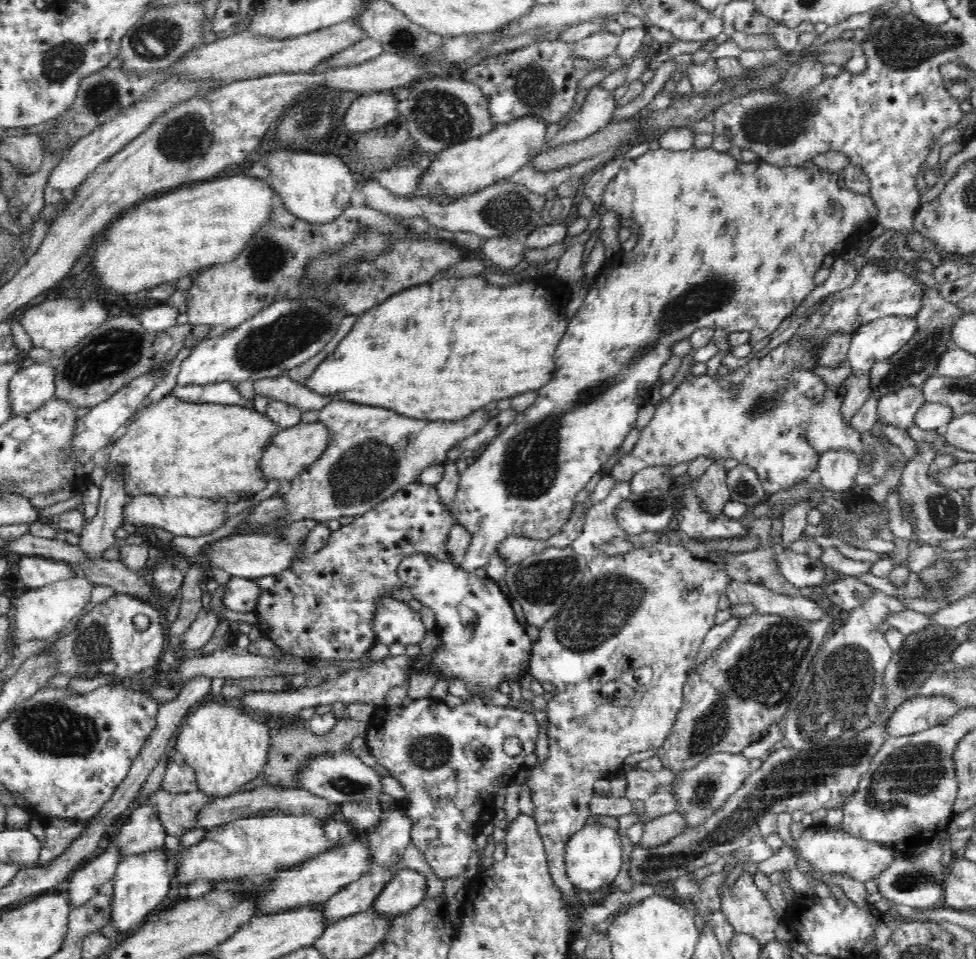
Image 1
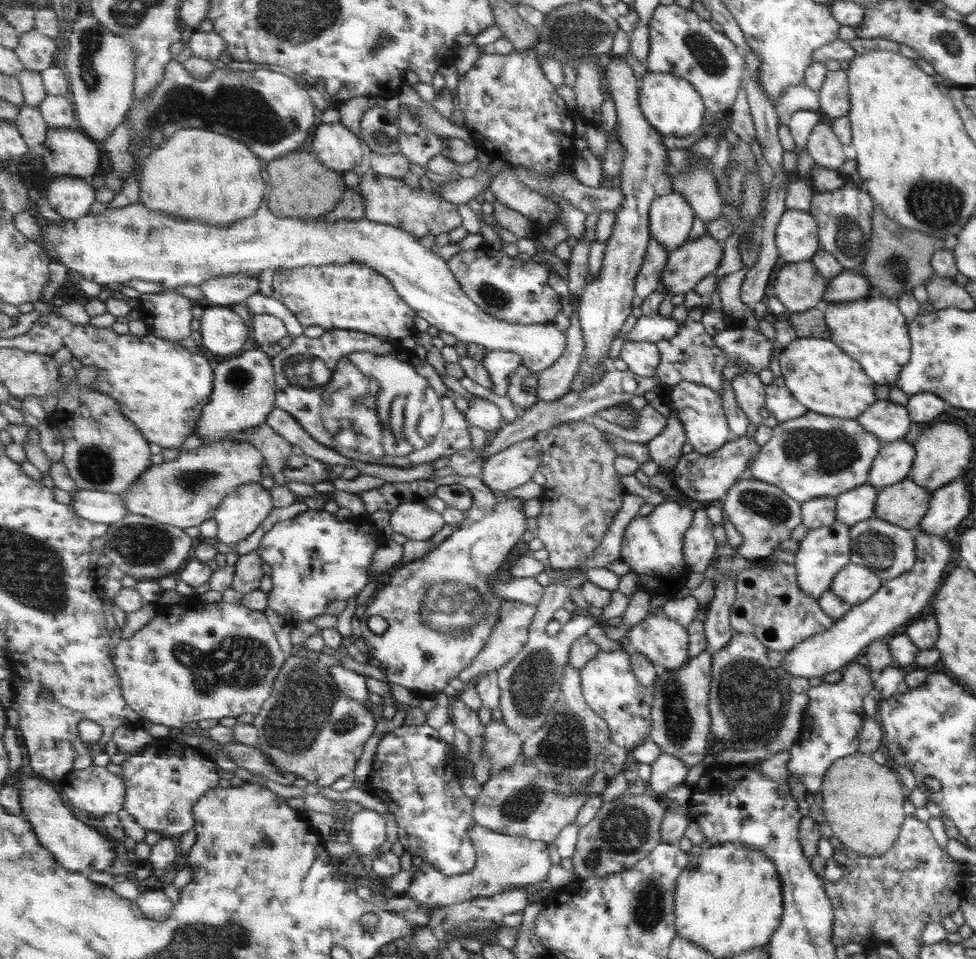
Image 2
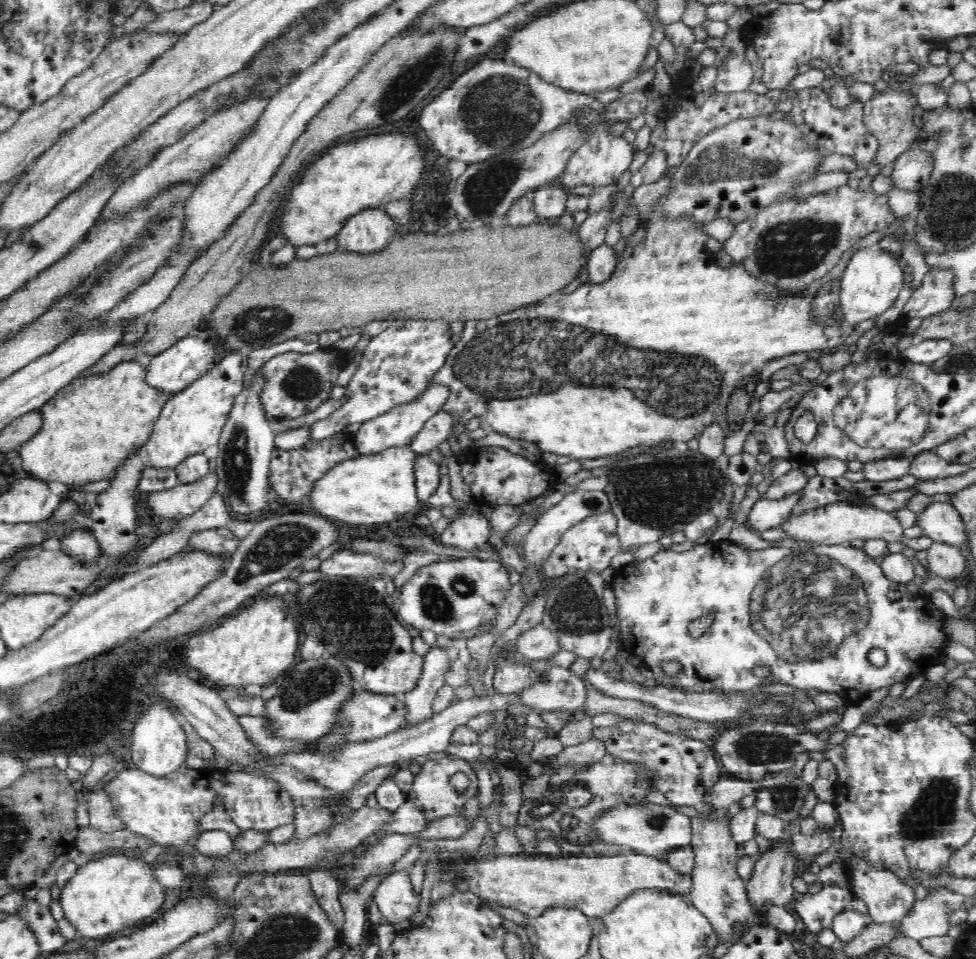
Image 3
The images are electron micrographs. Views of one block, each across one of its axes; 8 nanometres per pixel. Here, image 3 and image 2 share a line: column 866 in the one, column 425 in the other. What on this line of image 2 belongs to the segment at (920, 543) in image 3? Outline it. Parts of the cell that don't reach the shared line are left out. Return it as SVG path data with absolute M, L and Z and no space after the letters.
M422 501L402 503L391 512L391 526L395 533L404 535L408 540L427 540L444 531L446 520Z

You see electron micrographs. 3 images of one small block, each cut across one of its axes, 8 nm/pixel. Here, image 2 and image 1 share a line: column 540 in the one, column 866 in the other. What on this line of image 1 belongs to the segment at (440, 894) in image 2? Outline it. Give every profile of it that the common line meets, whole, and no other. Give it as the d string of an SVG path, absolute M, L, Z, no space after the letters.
M815 824L808 827L796 840L802 858L824 876L849 876L858 882L868 882L878 878L884 870L890 868L897 856L904 856L892 847L881 845L879 842L865 841L856 838L841 828L832 828L826 824Z

